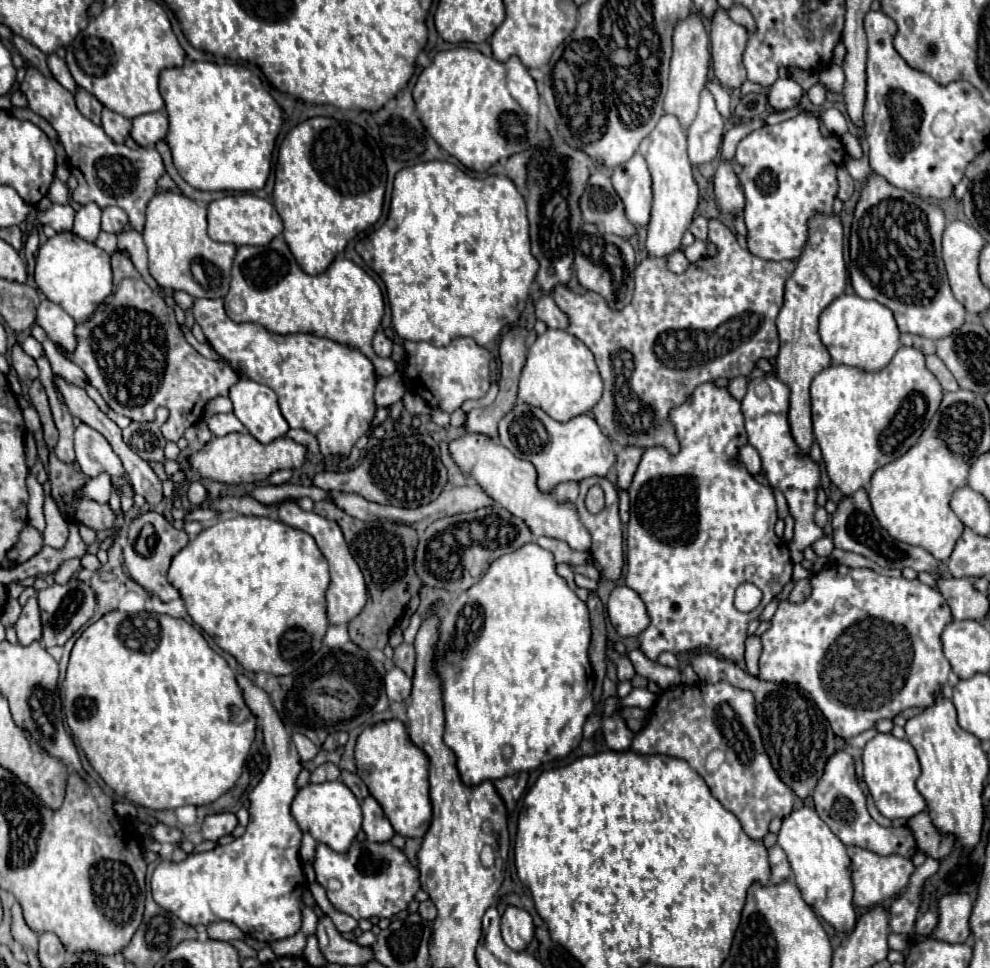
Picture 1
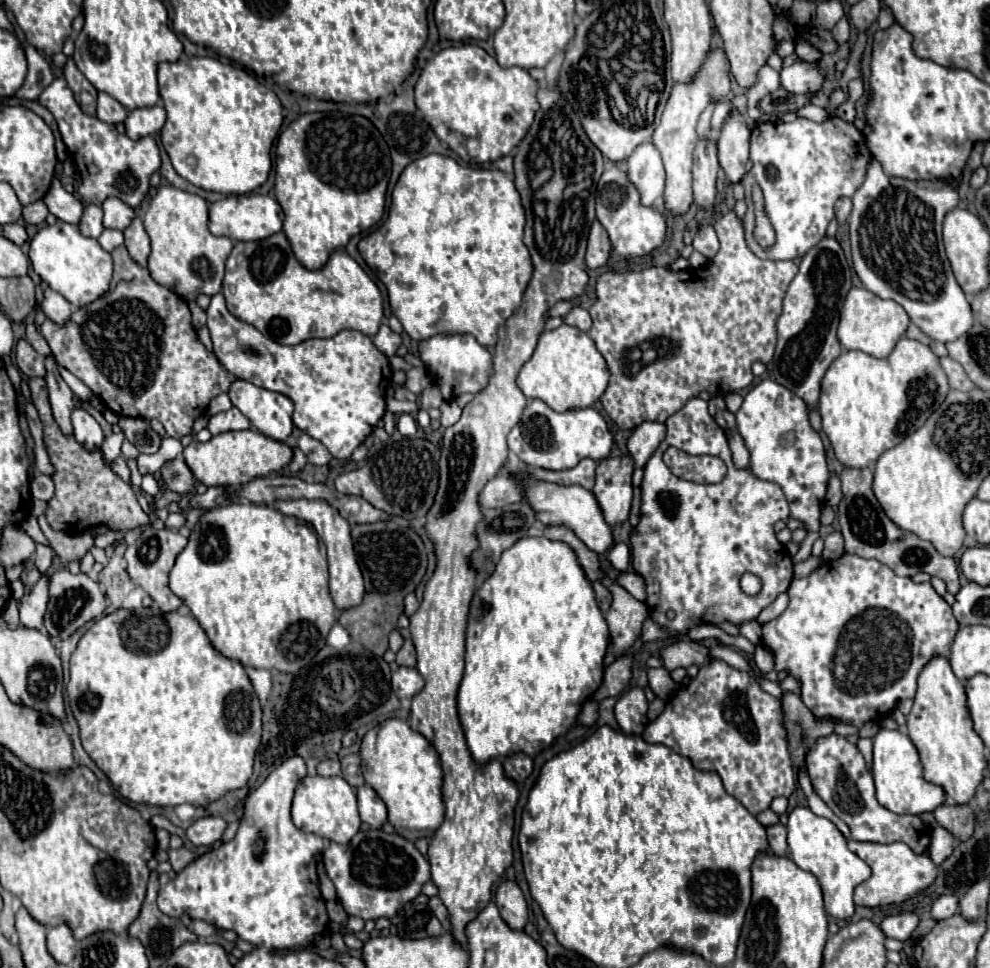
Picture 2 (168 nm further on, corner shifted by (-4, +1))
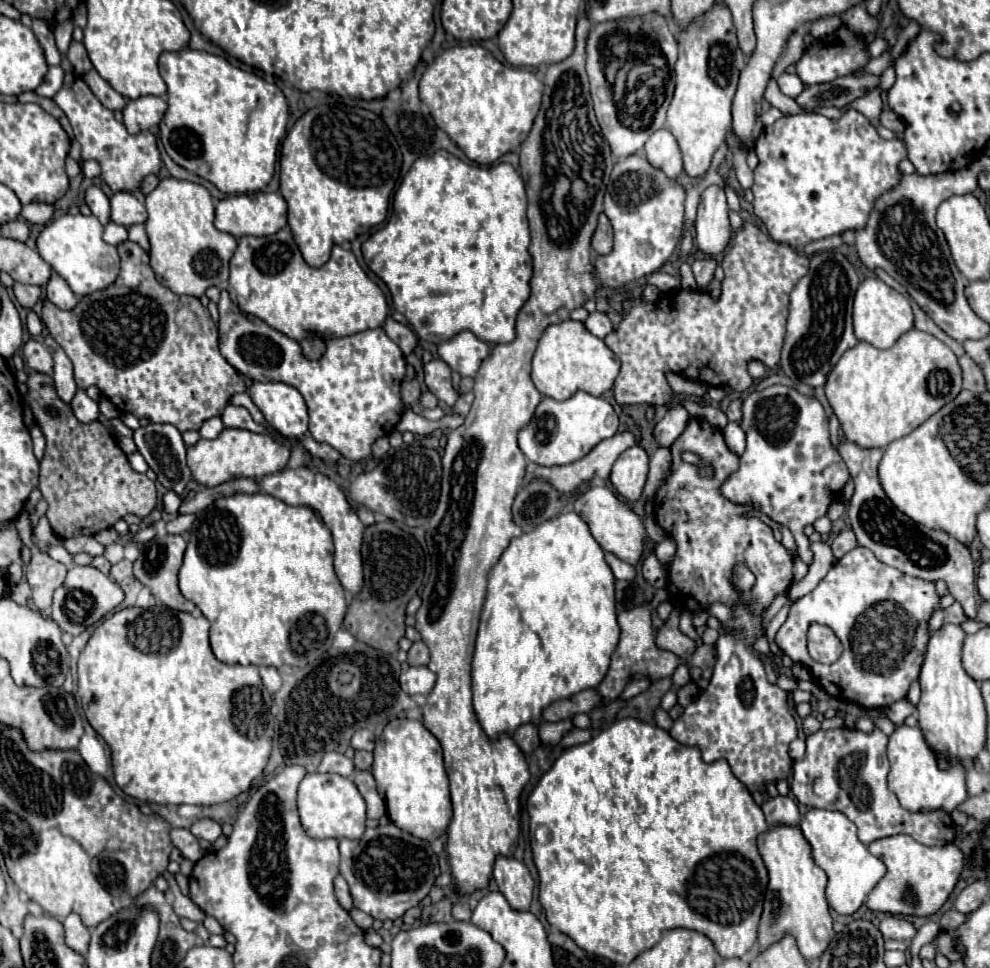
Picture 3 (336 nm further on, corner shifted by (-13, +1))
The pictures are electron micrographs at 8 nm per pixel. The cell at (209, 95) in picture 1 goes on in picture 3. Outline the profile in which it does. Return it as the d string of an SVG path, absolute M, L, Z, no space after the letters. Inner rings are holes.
M183 49L177 53L163 53L159 57L159 71L167 85L169 103L159 125L167 155L187 171L211 181L223 193L253 193L265 189L275 173L279 141L283 141L287 133L289 107L281 89L207 51Z

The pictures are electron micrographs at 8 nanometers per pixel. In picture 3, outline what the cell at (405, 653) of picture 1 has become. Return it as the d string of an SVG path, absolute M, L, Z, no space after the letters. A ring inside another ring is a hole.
M423 641L413 643L413 647L409 649L407 663L409 665L427 665L429 663L429 651L427 651L427 645Z

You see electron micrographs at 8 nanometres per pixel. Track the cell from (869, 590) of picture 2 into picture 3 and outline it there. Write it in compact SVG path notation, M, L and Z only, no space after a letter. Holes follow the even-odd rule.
M855 547L855 551L843 555L843 559L839 559L829 569L829 573L819 581L819 585L811 593L791 603L787 621L777 631L775 643L795 663L809 667L811 675L815 677L815 681L819 681L819 685L825 689L829 697L853 701L863 709L887 709L889 705L905 699L911 683L919 679L927 643L931 639L929 619L937 611L937 605L939 595L935 591L933 581L905 575L899 569L881 563L869 549ZM813 623L827 625L843 643L841 657L831 665L817 663L807 653L807 631Z

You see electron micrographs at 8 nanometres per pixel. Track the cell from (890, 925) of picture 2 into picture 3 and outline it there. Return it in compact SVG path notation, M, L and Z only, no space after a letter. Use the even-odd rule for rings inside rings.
M887 917L881 921L879 925L881 933L885 939L895 939L901 941L907 941L907 939L913 939L917 929L913 927L911 921L907 919L897 919L897 917Z

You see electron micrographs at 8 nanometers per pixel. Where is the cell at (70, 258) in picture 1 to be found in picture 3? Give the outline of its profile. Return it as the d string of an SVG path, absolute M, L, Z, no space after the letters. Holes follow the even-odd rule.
M63 215L43 227L37 237L39 255L51 265L51 269L67 281L75 295L89 295L107 289L119 275L120 257L117 247L103 241L103 225L95 215Z

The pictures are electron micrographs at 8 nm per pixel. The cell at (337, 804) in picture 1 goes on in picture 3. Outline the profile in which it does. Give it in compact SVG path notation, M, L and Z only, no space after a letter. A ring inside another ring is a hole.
M307 773L299 785L299 817L301 825L313 839L361 839L367 821L367 805L361 797L357 785L349 777L341 775L323 775L323 773Z

